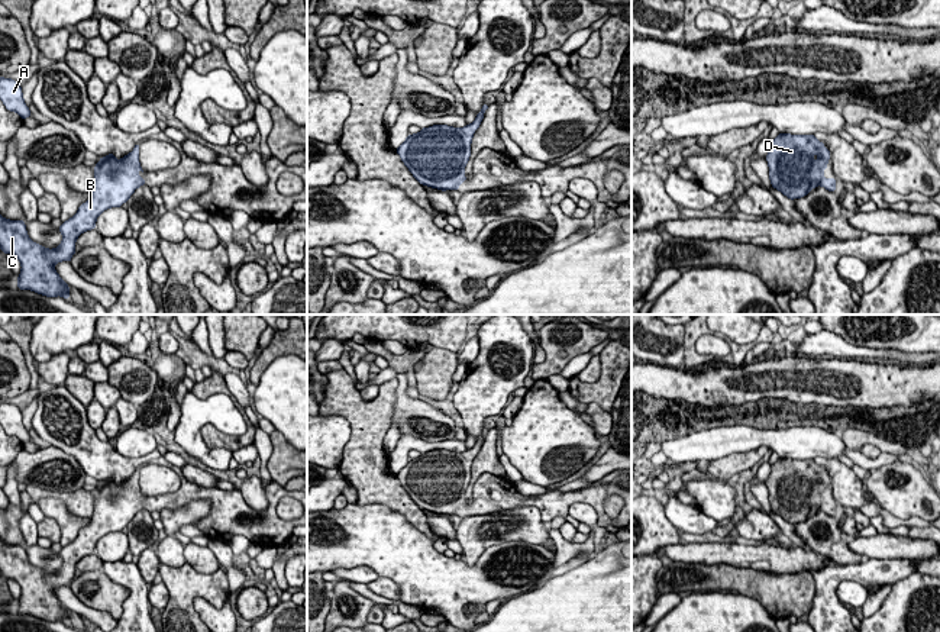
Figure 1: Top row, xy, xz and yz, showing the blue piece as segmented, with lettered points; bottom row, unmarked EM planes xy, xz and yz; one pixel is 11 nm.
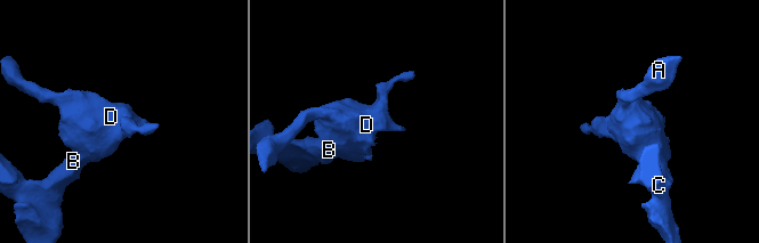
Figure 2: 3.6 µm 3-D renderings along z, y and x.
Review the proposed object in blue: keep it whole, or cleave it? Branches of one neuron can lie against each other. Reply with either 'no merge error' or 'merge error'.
no merge error

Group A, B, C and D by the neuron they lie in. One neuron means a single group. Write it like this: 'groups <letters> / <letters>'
groups A B C D

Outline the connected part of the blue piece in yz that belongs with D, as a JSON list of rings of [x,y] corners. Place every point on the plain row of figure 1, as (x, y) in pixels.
[[[779,458],[766,480],[773,513],[788,523],[801,523],[817,510],[836,516],[836,502],[824,503],[830,475],[814,460]]]

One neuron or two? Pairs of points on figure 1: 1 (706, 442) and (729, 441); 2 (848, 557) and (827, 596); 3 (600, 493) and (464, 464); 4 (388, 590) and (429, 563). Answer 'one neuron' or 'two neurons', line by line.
1: one neuron
2: two neurons
3: one neuron
4: two neurons

